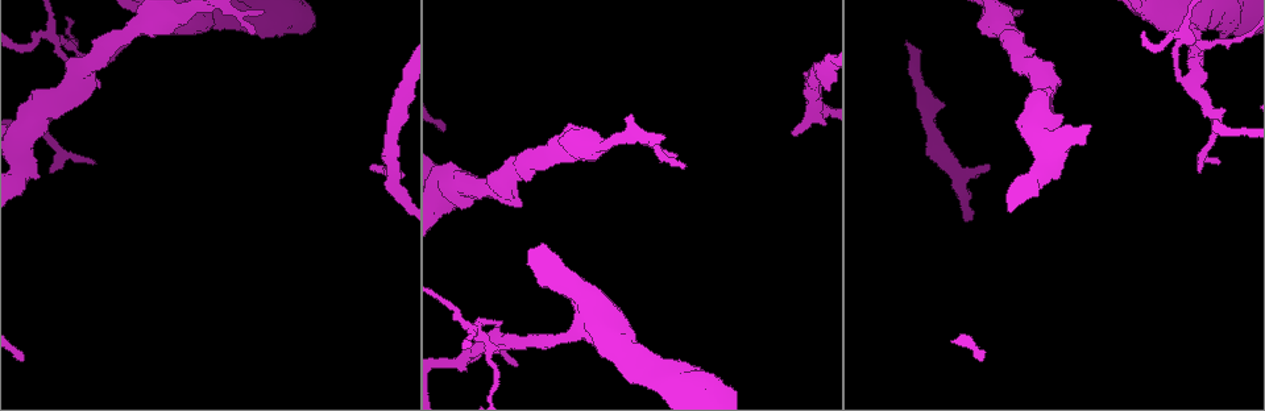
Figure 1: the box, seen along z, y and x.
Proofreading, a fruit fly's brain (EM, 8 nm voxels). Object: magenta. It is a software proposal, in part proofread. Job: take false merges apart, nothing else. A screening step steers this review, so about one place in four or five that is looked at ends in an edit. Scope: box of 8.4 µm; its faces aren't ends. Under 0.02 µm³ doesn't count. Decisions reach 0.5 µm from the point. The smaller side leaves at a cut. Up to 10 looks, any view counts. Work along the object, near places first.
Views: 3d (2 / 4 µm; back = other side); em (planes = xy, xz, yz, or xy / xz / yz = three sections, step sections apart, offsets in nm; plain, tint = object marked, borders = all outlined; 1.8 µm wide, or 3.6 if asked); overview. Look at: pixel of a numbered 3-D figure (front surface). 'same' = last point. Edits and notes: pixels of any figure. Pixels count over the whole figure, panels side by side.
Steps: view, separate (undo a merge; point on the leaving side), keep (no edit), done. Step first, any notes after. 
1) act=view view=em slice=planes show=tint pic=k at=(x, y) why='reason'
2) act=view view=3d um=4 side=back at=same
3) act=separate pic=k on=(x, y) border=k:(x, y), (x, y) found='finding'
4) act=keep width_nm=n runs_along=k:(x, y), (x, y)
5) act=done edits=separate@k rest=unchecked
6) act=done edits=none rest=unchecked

act=view view=em slice=xz step=4 show=tint pic=1 at=(1179, 21)

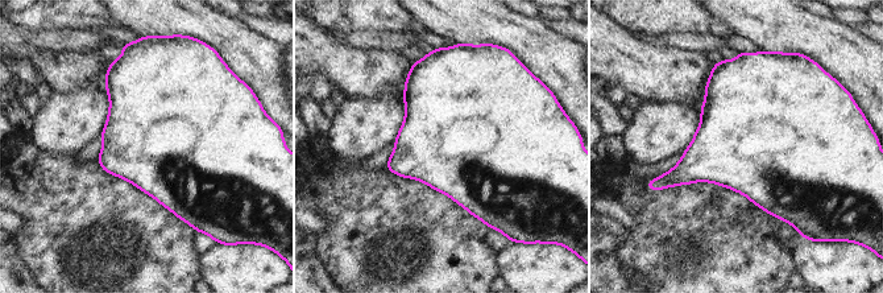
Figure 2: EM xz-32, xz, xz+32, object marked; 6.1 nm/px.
act=view view=em slice=planes show=borders at=same why='cut it another way'

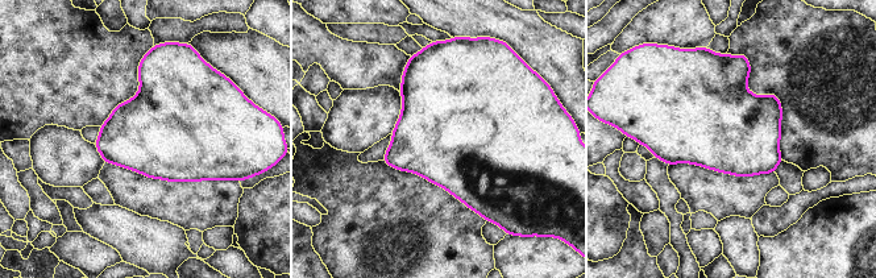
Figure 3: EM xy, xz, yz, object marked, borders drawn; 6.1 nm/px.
act=keep found='all the same cell'

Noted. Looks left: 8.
act=view view=3d um=2 pic=1 at=(51, 37) why='a fork'

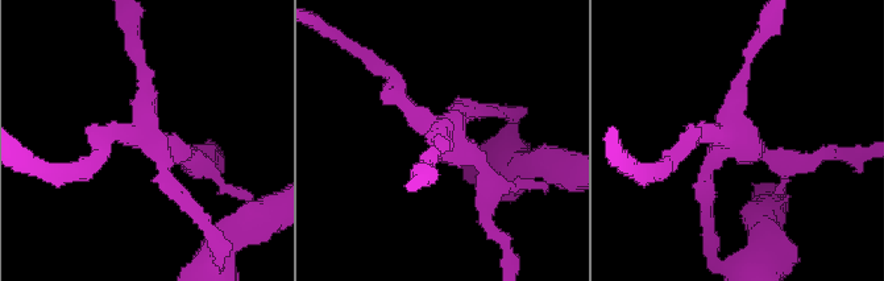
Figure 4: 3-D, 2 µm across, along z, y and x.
act=view view=em slice=xz step=8 show=tint pic=4 at=(146, 137) arms=3 why='need the tissue'

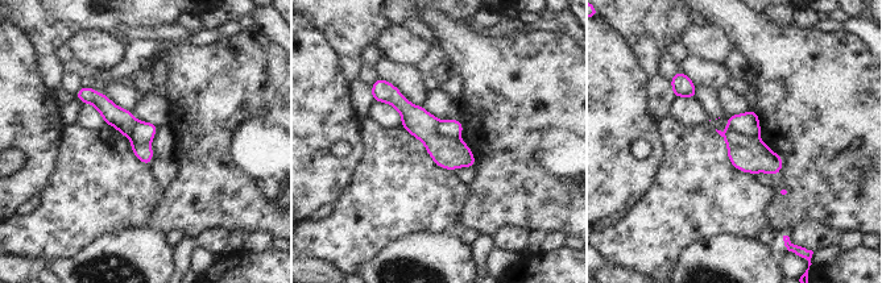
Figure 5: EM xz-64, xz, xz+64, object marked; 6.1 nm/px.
act=view view=em slice=planes show=borders at=same

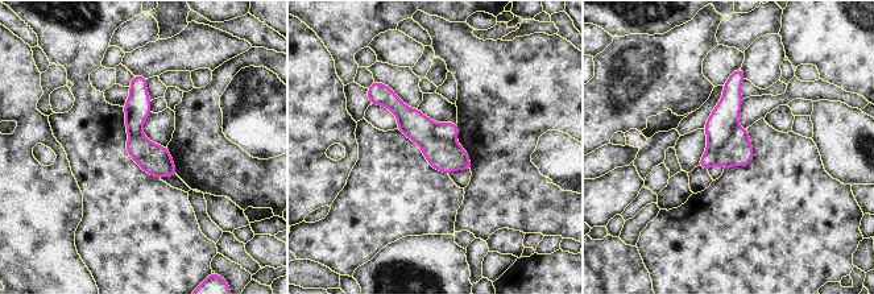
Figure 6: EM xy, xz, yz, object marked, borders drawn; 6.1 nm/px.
act=separate pic=6 on=(737, 152) width_nm=190 part_leaving=6:(375, 98), (467, 166) found='a second cell is stuck on'

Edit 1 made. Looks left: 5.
act=view view=overview

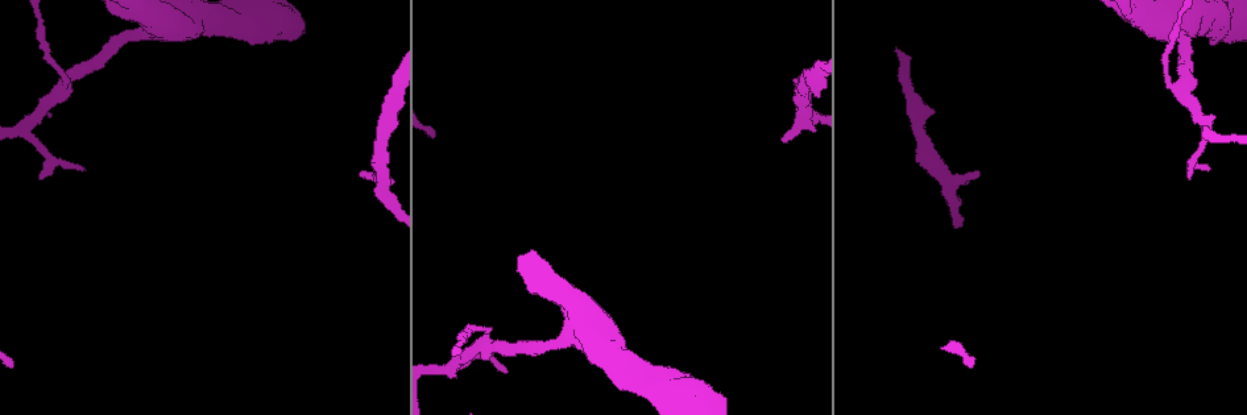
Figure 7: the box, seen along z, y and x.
act=view view=em um=3.6 slice=planes show=tint pic=7 at=(453, 368) why='branch point'

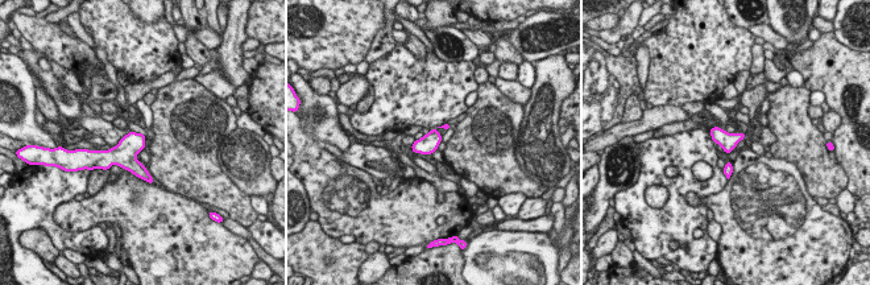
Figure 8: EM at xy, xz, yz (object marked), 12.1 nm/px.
act=keep found='continuous, no second cell'

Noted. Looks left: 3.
act=done edits=separate@6 rest=unchecked

